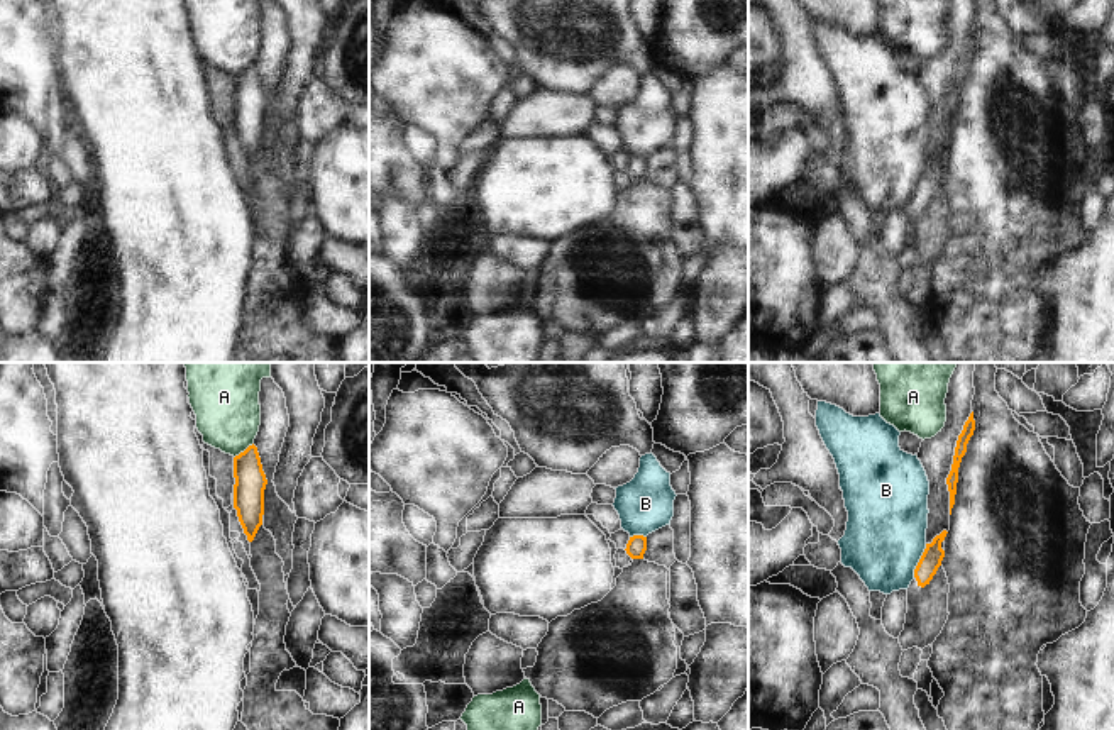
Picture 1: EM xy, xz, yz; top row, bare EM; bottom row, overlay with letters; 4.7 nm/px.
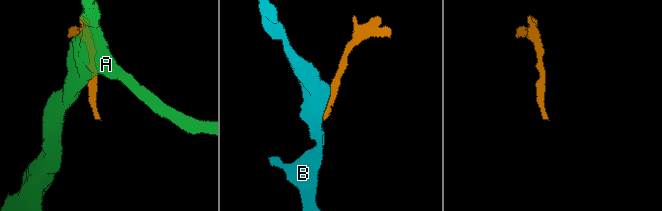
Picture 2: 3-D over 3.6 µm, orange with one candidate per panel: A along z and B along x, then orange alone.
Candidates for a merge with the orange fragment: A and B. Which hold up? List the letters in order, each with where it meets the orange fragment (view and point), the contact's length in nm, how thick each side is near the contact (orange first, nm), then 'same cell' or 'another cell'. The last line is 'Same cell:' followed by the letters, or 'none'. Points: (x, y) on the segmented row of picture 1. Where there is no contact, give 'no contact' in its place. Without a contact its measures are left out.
A: meets orange in xy at (244, 451); contact 120 nm long; 150 nm thick on the orange side, 320 nm on the other; another cell
B: meets orange in yz at (920, 561); contact 170 nm long; 100 nm thick on the orange side, 380 nm on the other; another cell
Same cell: none

